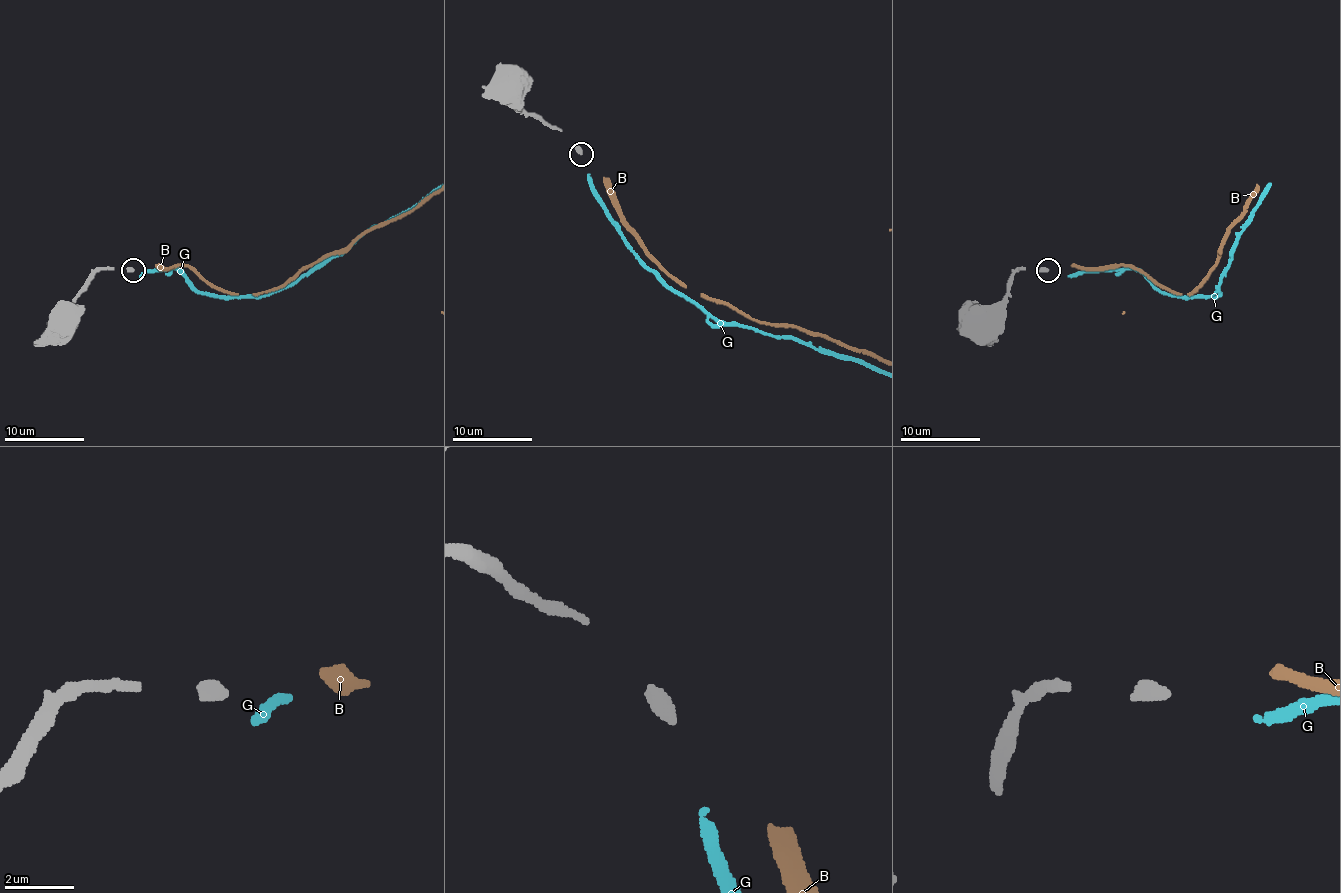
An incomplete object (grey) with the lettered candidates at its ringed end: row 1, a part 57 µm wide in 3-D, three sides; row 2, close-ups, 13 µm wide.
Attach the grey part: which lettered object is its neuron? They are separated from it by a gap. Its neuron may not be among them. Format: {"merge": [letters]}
{"merge": []}

